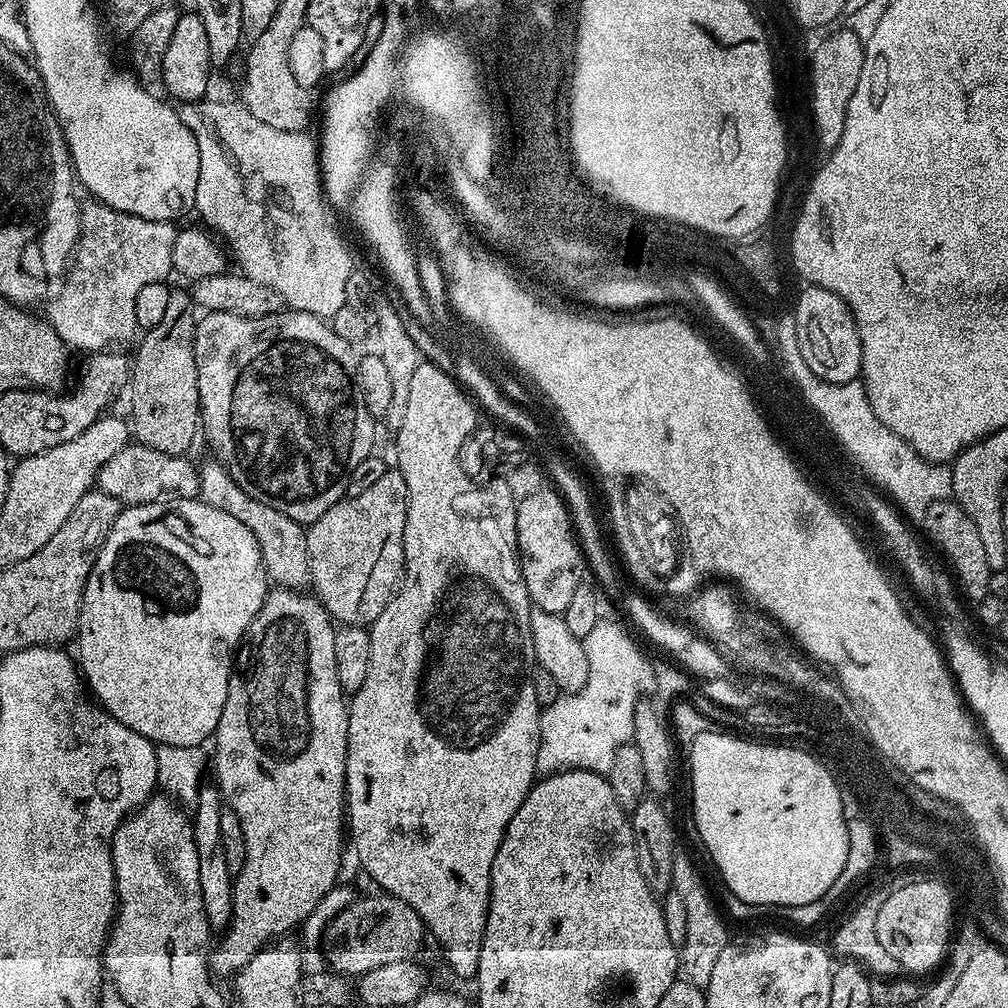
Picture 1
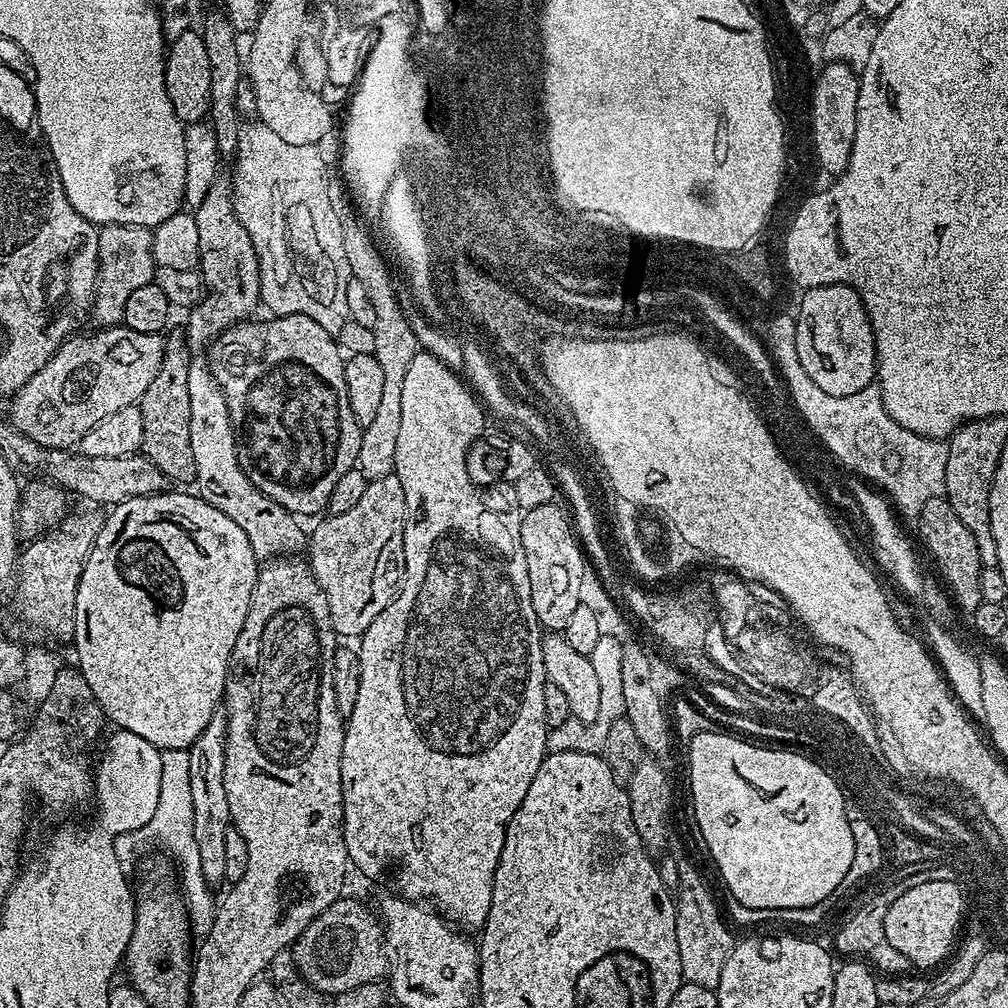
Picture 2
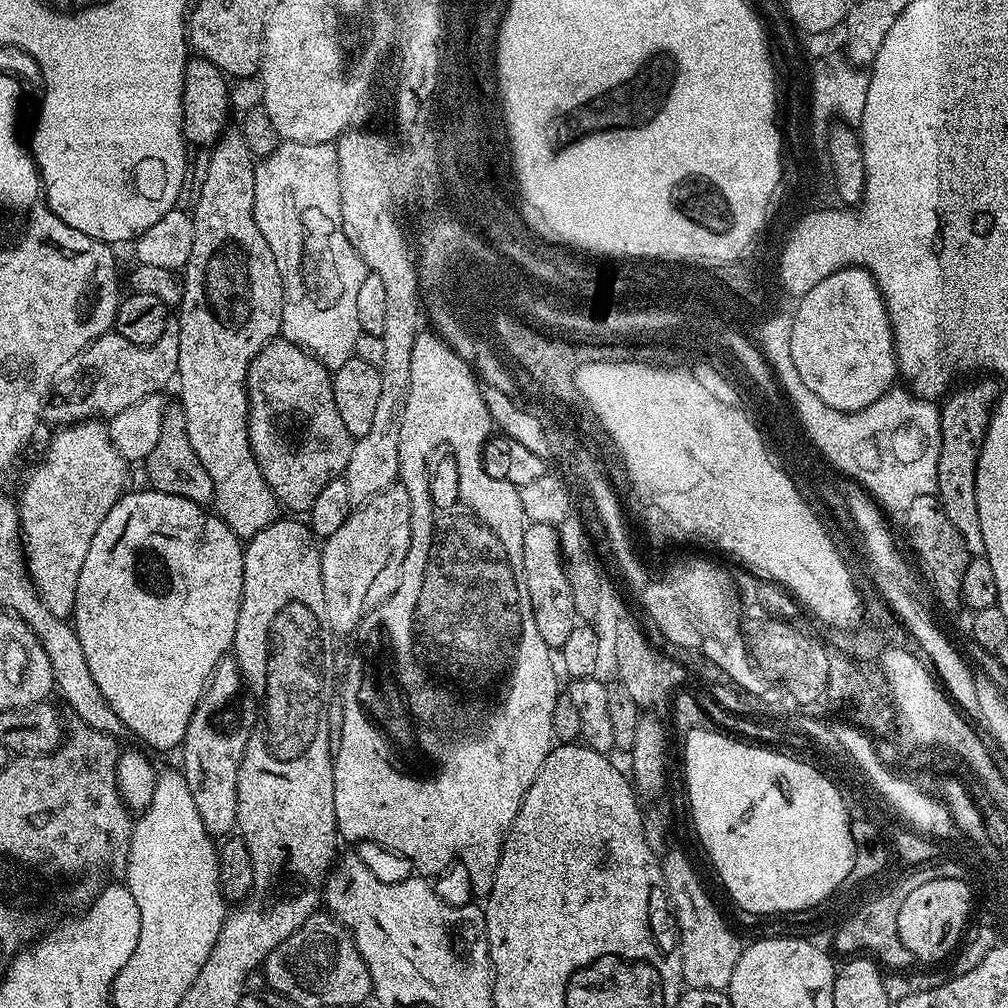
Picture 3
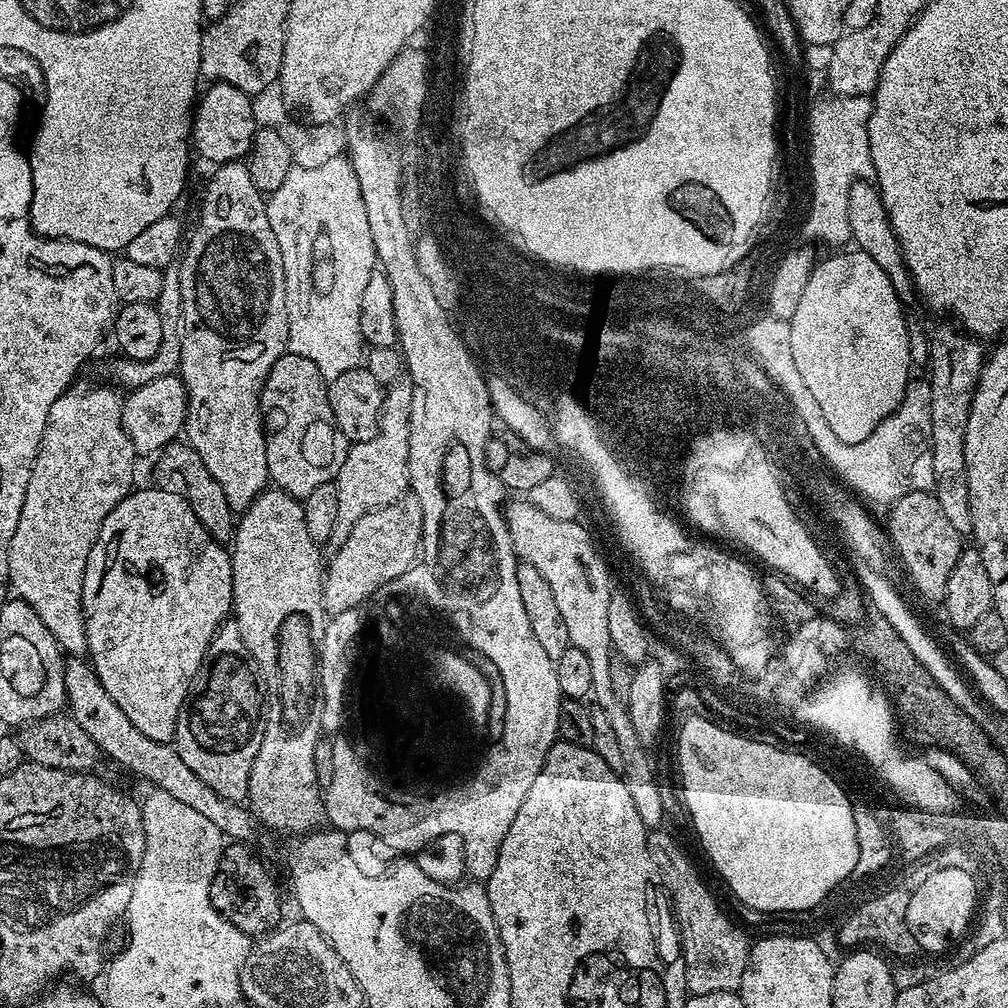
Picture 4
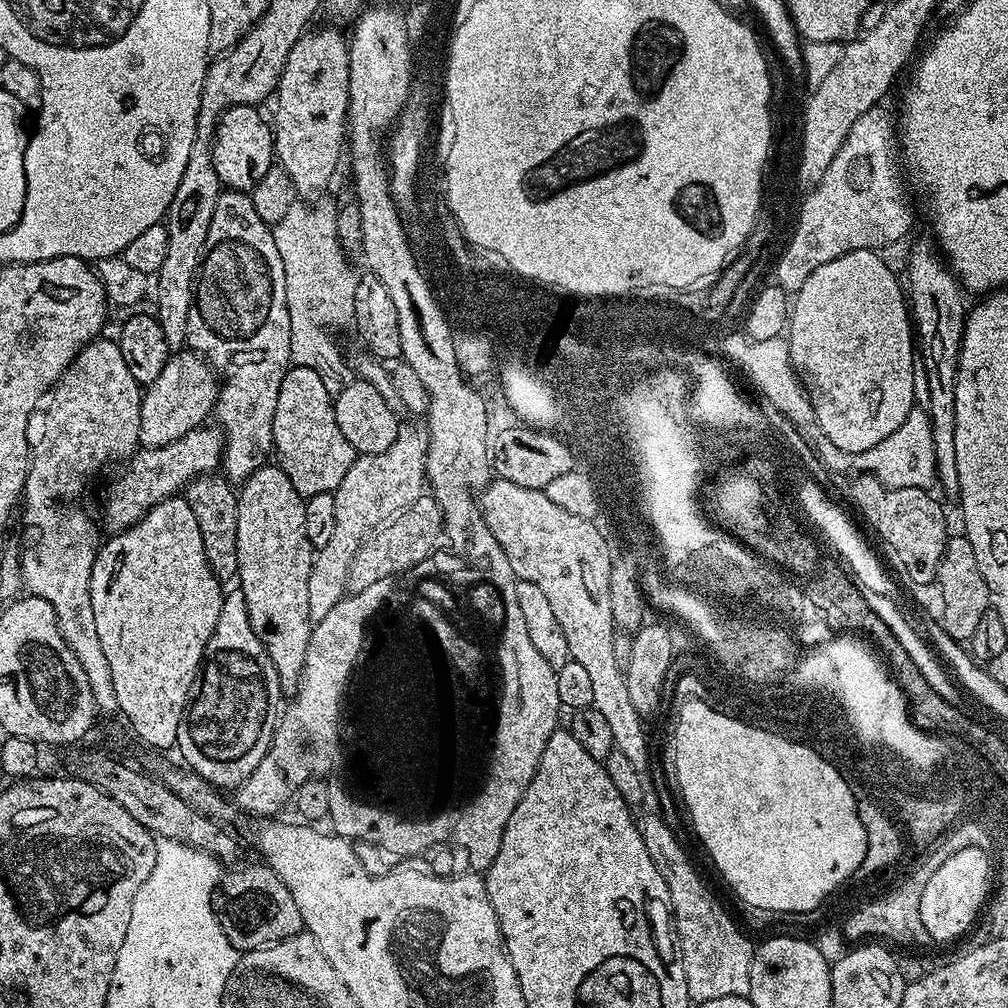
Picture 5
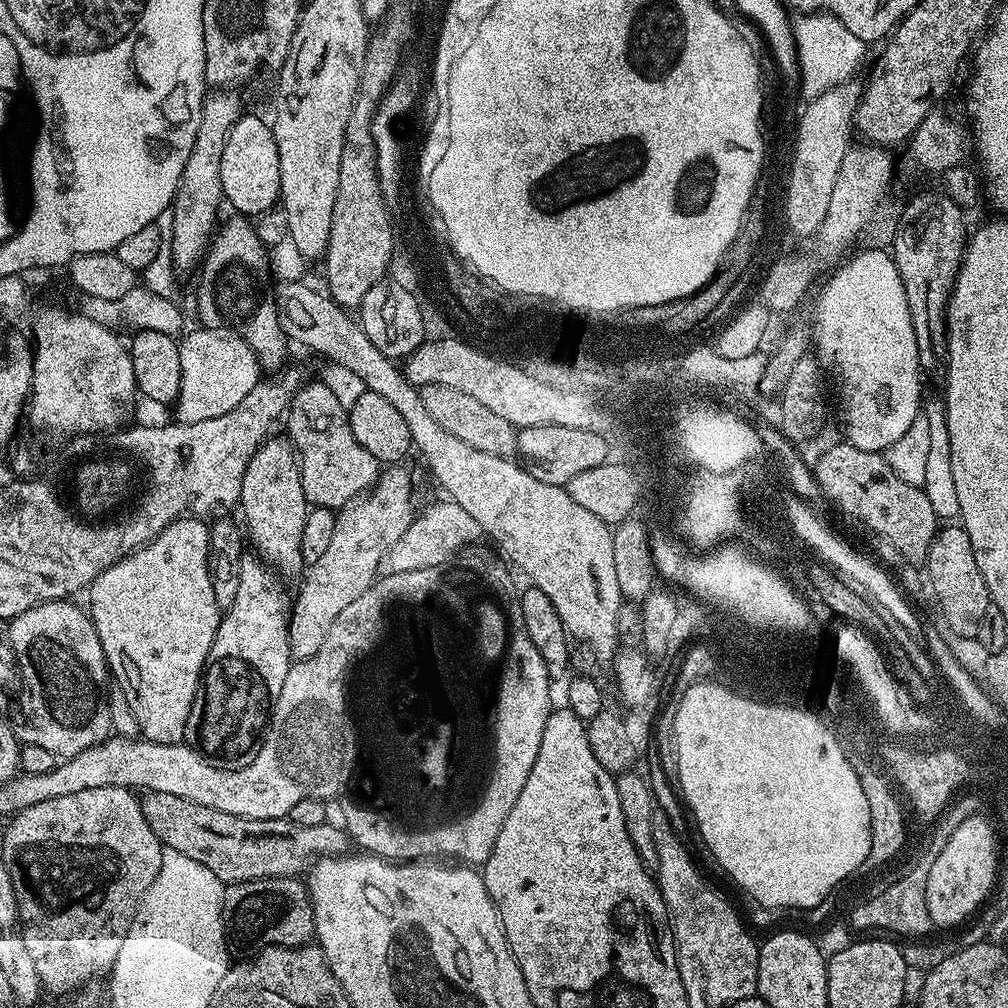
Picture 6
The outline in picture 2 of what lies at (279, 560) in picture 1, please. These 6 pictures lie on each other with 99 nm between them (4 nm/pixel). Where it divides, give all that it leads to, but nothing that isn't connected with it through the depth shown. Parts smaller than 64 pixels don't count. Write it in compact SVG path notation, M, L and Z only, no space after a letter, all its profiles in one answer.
M200 358L193 359L190 365L188 385L190 386L190 447L194 453L194 466L196 467L194 484L195 487L200 487L197 488L198 495L207 504L214 506L214 510L222 510L222 514L226 514L226 518L234 518L234 522L238 522L238 526L242 526L246 538L250 538L250 546L254 546L257 554L269 552L267 554L269 557L284 558L289 554L303 553L306 548L306 532L300 529L301 521L282 506L278 506L278 502L274 502L274 498L262 494L262 490L258 490L258 486L254 486L254 482L250 482L250 478L246 478L246 470L242 470L238 458L236 431L232 425L226 398L211 367L205 361L203 364Z

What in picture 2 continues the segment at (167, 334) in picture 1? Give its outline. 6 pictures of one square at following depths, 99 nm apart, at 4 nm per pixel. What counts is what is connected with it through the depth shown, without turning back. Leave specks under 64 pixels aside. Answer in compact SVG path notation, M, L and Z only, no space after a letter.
M169 335L164 342L162 366L158 370L154 382L150 382L150 386L146 386L146 394L142 394L142 398L138 402L144 430L143 455L147 456L150 462L154 462L154 466L158 466L158 470L162 470L162 474L172 482L176 482L176 480L192 482L196 478L194 453L190 447L190 386L188 385L190 365L193 359L194 356L188 347L187 339L183 335L172 337Z

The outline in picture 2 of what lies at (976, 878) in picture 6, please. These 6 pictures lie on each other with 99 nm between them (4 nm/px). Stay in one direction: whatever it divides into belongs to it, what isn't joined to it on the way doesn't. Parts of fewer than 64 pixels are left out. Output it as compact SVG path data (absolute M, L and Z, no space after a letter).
M955 880L923 882L911 893L905 894L904 900L896 903L896 908L890 909L889 939L906 953L909 965L935 969L949 959L961 935L964 894L965 889Z

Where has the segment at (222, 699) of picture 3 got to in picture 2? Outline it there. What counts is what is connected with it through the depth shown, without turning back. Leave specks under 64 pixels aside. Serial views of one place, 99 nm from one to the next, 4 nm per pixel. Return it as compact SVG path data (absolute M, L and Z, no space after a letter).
M217 714L210 718L206 730L198 734L190 754L190 791L194 801L194 842L198 842L198 862L202 862L202 874L209 886L223 885L226 870L225 843L226 830L232 827L230 802L226 802L226 736L228 717Z

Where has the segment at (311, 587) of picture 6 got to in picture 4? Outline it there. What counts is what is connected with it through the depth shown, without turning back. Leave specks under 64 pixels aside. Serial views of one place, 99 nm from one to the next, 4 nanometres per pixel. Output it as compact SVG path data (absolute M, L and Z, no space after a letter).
M401 378L387 385L376 436L349 447L346 462L342 462L342 470L338 470L334 481L338 490L338 522L334 522L334 534L330 541L333 549L346 542L358 518L400 499L409 491L410 406L413 402L411 379Z

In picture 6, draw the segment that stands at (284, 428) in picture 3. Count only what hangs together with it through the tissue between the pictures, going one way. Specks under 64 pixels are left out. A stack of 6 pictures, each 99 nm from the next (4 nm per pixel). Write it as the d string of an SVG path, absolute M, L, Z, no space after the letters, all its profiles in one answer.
M323 382L301 383L300 387L296 389L295 396L292 397L291 404L288 405L287 420L286 436L291 440L292 447L295 448L300 461L302 490L306 494L309 505L333 510L346 508L361 494L367 493L375 484L377 476L382 471L381 465L370 454L370 450L366 450L358 442L358 438L354 438L348 421L348 409L342 406L342 402L338 402L338 398L334 398L330 386L326 386Z

